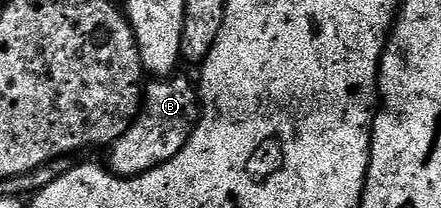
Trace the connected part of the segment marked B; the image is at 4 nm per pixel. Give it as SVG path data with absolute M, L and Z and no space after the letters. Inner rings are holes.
M186 78L154 80L145 87L144 101L138 116L113 146L109 147L108 169L117 178L135 178L176 156L188 144L190 133L198 125L200 94Z

